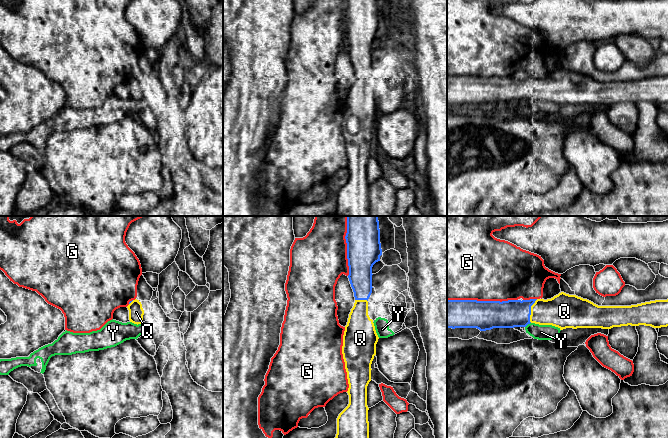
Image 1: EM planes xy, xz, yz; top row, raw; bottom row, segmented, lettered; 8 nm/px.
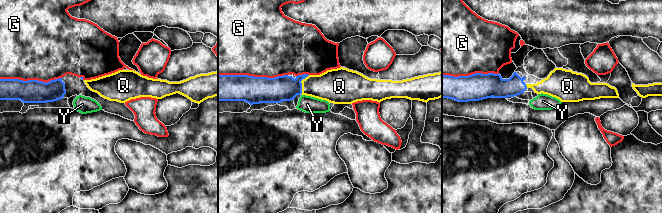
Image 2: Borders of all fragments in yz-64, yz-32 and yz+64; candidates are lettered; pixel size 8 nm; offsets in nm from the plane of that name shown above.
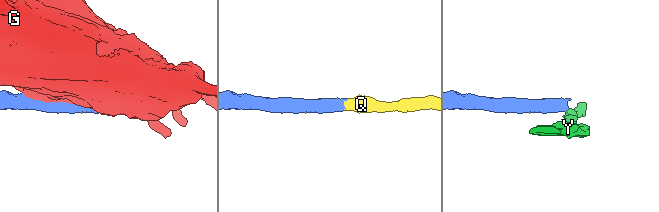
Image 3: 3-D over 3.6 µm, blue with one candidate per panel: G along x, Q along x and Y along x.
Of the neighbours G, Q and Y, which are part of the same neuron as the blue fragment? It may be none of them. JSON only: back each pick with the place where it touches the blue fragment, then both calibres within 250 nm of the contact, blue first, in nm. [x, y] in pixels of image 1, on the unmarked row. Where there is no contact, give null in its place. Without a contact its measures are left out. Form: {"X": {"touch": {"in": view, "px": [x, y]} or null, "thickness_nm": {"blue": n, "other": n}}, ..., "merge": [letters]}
{"Q": {"touch": {"in": "yz", "px": [530, 87]}, "thickness_nm": {"blue": 220, "other": 260}}, "merge": ["Q"]}

